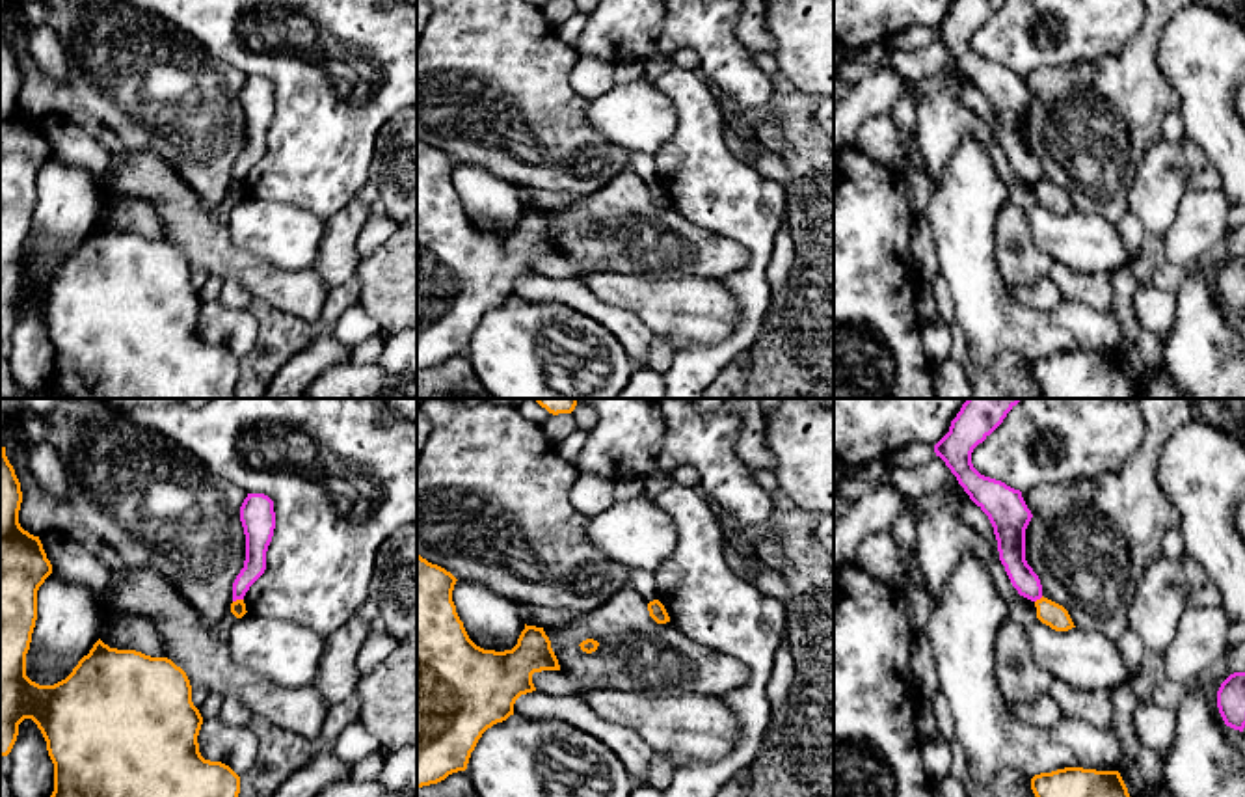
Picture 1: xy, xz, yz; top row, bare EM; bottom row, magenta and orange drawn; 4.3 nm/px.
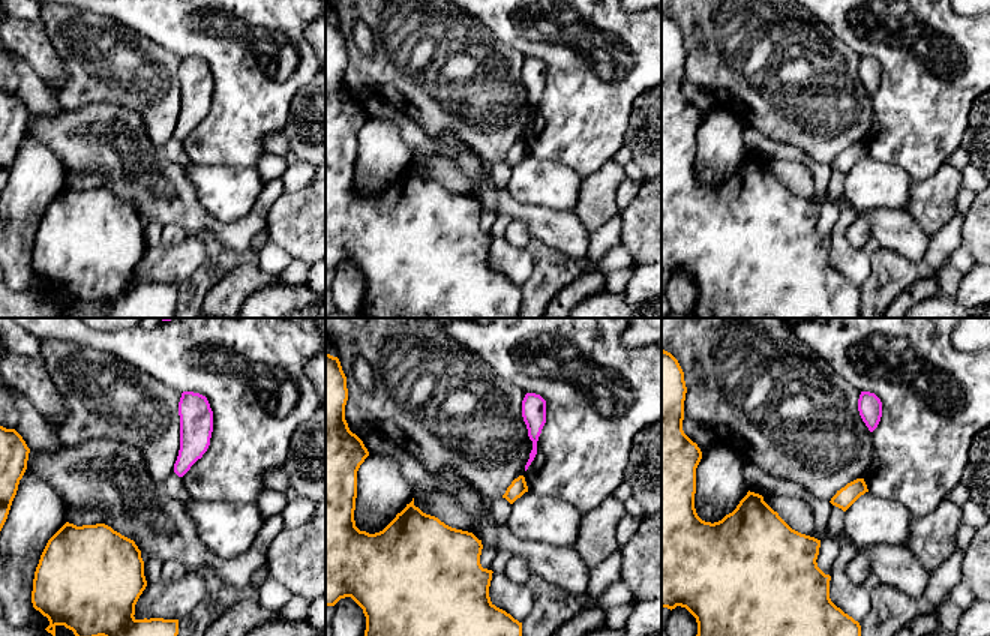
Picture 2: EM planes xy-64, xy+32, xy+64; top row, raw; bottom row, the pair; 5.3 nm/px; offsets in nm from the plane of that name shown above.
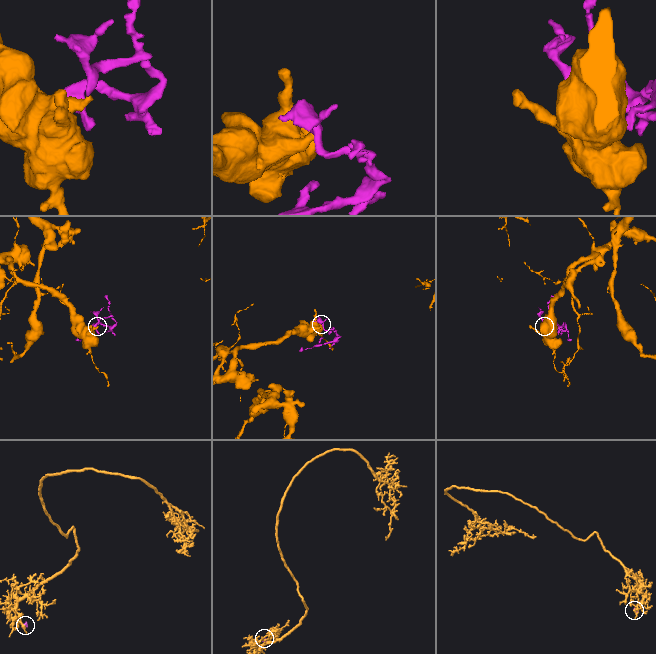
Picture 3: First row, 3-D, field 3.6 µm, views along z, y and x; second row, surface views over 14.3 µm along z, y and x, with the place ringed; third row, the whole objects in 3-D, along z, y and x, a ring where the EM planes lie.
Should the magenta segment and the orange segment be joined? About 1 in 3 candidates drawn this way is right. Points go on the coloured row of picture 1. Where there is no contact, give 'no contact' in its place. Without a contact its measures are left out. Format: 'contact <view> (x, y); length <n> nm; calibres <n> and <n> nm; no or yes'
contact xy (237, 598); length 50 nm; calibres 100 and 60 nm; no

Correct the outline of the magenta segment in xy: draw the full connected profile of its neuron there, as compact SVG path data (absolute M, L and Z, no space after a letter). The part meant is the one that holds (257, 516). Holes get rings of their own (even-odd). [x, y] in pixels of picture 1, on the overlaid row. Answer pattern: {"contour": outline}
{"contour": "M248 493L240 507L240 521L246 534L246 561L233 583L233 601L244 600L266 570L266 551L275 529L274 501L264 493Z"}

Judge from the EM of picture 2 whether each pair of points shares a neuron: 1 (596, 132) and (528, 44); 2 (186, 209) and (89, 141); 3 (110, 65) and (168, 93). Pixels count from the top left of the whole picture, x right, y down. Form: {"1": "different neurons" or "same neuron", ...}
{"1": "same neuron", "2": "same neuron", "3": "same neuron"}

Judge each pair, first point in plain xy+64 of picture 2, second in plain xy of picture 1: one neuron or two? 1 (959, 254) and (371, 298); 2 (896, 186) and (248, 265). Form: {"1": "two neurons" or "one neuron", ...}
{"1": "two neurons", "2": "two neurons"}

